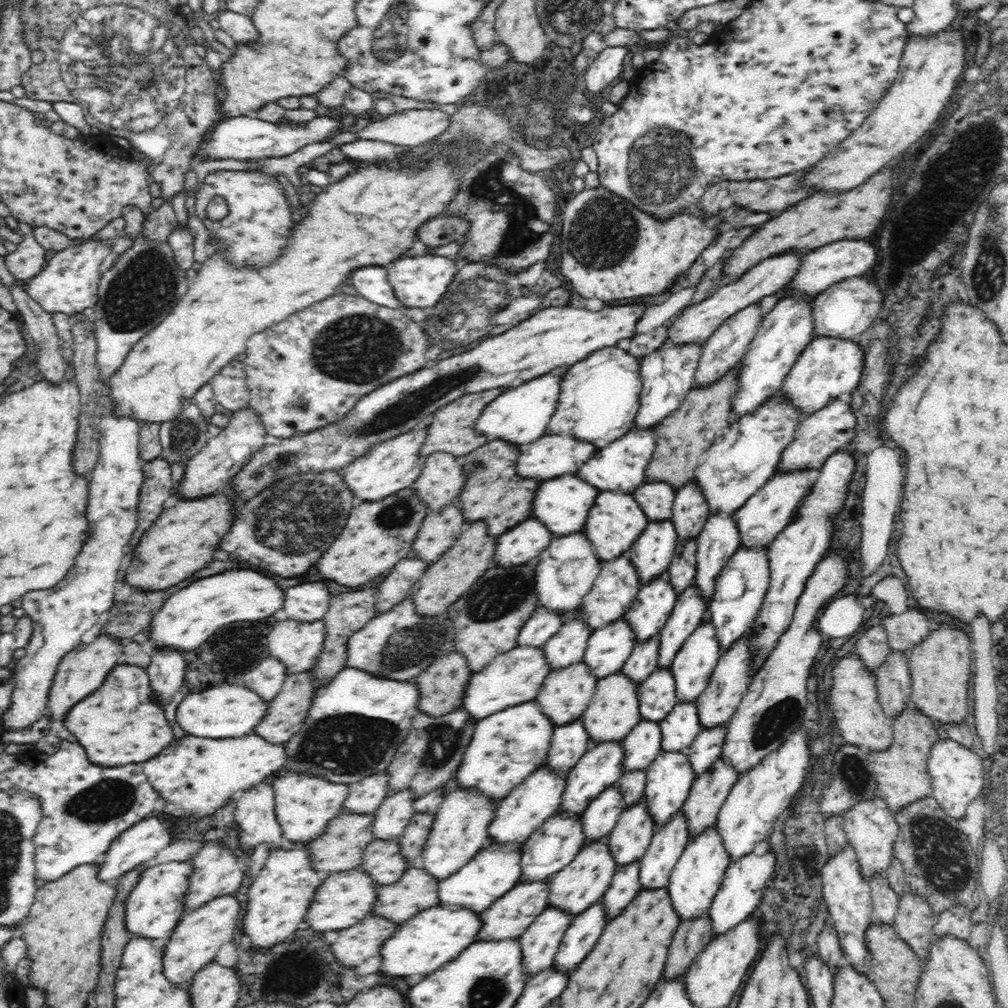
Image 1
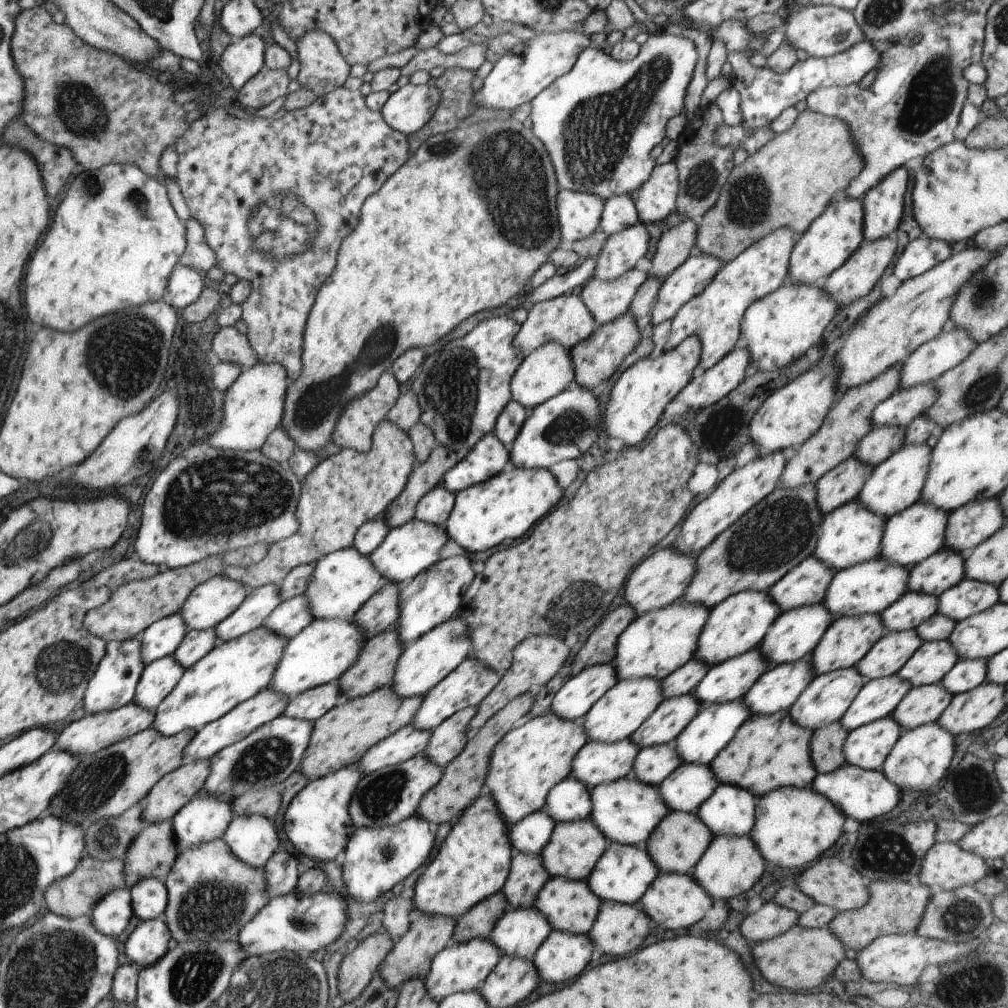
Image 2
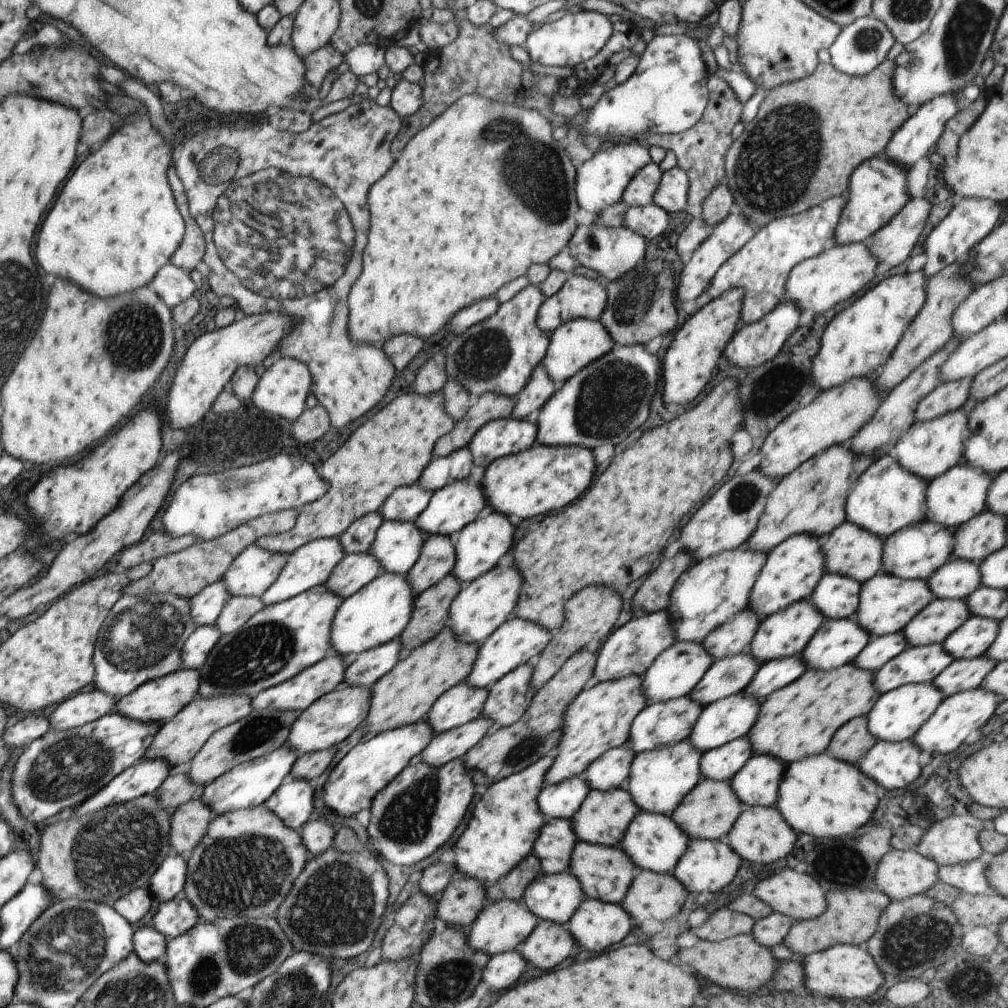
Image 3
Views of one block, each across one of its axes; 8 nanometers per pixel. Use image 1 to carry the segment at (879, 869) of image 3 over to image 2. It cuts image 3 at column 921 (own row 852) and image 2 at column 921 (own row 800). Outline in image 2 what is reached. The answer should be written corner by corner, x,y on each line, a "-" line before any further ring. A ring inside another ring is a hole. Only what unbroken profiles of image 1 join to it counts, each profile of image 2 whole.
935,842
925,852
920,866
916,880
931,890
956,890
990,874
985,859
962,850
956,842

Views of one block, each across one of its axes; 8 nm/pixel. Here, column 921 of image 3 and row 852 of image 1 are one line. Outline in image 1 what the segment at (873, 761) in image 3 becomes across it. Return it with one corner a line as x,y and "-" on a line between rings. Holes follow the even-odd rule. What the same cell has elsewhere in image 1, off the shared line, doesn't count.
768,850
762,856
752,852
731,862
708,912
708,917
712,919
712,927
714,927
714,930
712,930
714,937
734,928
737,924
752,916
752,914
757,914
757,908
761,904
766,881
772,878
772,874
776,870
775,859
775,854

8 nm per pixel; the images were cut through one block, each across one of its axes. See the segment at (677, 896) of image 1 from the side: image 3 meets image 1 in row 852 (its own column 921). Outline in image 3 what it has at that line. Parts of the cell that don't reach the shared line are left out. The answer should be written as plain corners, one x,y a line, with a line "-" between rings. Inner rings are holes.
932,683
906,684
896,688
878,698
872,710
867,715
867,728
872,738
882,742
904,742
914,737
922,728
922,724
934,714
934,710
944,699
942,692
938,692

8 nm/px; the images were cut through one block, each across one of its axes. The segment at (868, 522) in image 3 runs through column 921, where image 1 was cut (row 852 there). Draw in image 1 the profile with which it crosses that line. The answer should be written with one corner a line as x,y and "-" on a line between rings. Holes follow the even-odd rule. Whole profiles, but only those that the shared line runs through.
490,840
489,842
490,844
476,853
476,856
466,866
462,866
450,878
439,881
438,906
448,908
464,907
467,910
481,914
520,882
522,876
521,848
507,847
506,844

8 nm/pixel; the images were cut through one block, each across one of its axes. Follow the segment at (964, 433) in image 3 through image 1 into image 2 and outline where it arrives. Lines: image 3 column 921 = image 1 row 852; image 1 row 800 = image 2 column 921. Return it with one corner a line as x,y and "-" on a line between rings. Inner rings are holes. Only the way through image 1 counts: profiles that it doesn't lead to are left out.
927,443
902,446
894,454
891,454
890,458
874,468
856,499
869,511
888,519
916,501
922,500
922,489
928,474
931,454
932,449

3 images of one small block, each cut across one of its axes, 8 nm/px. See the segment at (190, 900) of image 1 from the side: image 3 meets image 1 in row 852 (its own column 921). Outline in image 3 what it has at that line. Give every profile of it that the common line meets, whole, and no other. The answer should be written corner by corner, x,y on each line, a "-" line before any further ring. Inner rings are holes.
912,198
890,222
868,241
868,250
879,263
894,267
904,263
926,226
932,204
924,198

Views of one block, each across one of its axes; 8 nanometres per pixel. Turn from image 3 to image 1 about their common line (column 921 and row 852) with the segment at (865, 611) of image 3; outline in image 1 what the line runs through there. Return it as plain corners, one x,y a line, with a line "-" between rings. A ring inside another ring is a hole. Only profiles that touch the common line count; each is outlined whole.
608,836
585,845
571,864
548,880
550,883
550,908
558,908
563,912
568,912
574,918
604,898
614,874
619,870
619,865
615,862
613,854
610,853
607,838

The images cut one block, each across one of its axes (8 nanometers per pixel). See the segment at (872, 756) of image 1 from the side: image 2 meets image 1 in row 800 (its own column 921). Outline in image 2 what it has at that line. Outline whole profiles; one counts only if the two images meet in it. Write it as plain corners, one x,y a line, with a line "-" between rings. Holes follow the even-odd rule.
869,881
869,899
862,908
839,911
830,921
830,932
839,939
846,950
864,950
871,942
882,935
915,933
922,913
934,890
915,881

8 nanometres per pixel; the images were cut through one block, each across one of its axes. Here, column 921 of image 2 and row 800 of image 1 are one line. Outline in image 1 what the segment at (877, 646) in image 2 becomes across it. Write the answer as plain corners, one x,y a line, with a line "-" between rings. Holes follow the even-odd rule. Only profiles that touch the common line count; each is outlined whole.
646,797
625,808
608,835
610,853
619,866
638,862
648,851
657,828
646,807

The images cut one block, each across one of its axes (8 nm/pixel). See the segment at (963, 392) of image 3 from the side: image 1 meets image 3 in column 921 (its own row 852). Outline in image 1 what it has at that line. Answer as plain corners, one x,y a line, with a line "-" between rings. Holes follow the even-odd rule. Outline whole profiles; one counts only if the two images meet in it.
414,813
406,830
399,838
402,857
412,863
418,856
421,856
423,847
428,841
434,822
434,815
428,813

